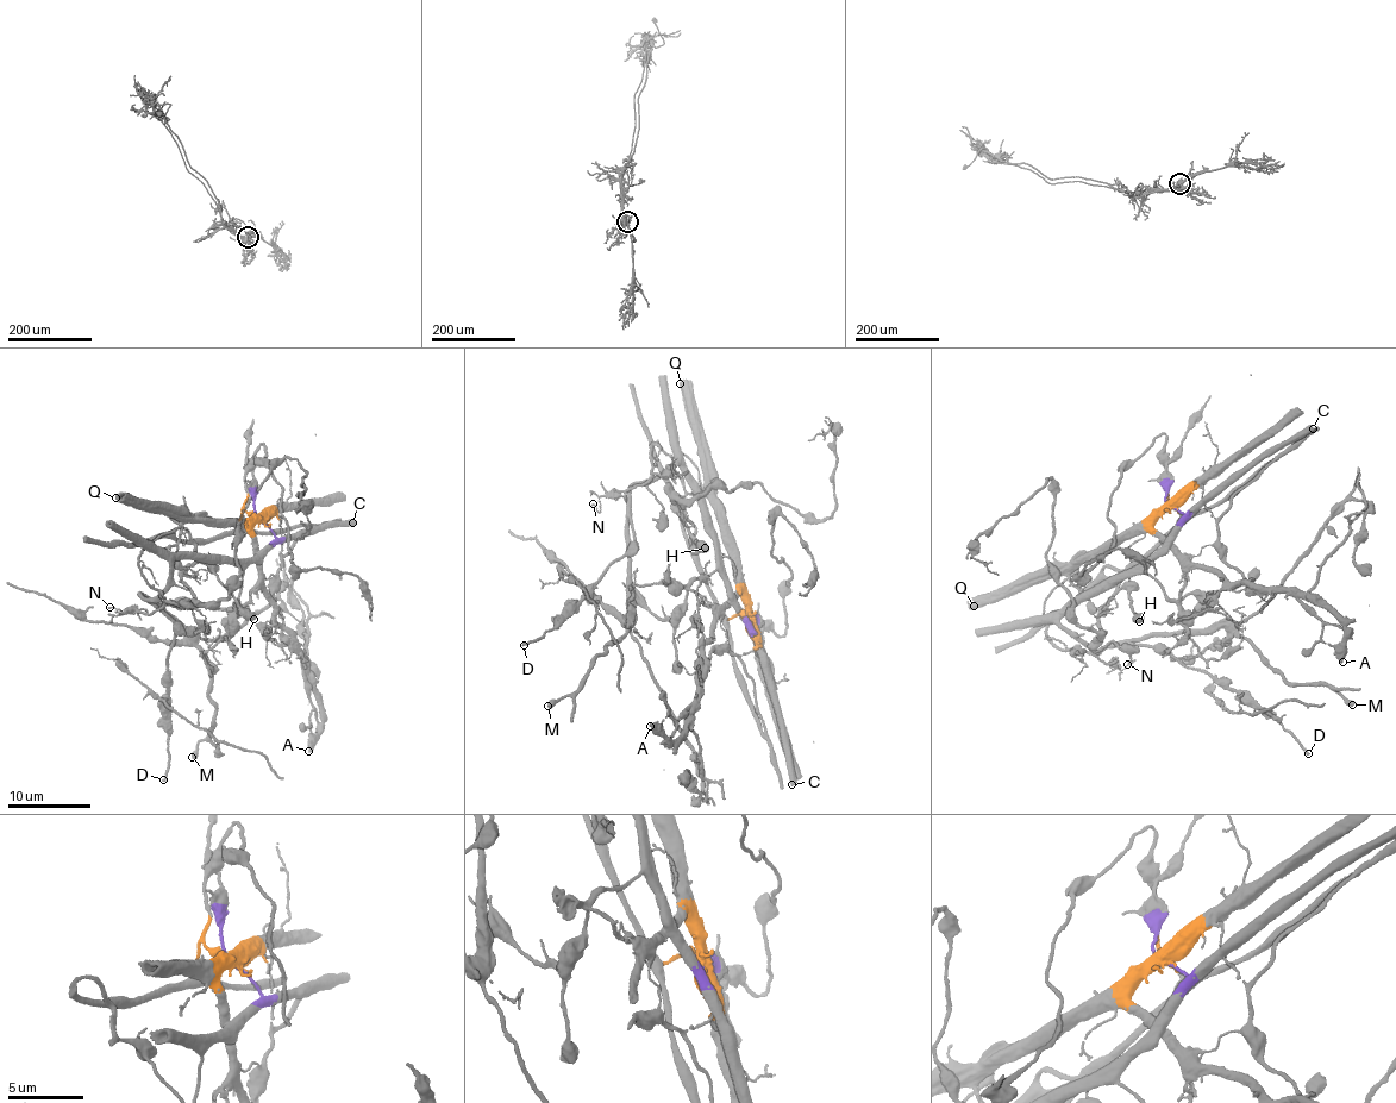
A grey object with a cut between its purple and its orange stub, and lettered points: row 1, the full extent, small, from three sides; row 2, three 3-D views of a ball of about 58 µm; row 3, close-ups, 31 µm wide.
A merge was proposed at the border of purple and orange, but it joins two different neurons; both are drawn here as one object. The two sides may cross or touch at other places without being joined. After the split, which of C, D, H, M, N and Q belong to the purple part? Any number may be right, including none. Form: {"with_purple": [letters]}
{"with_purple": ["C", "D", "M"]}

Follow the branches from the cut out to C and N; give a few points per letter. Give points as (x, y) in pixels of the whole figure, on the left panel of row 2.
C: (260, 519), (277, 538), (287, 540), (352, 522)
N: (260, 519), (201, 514), (182, 524), (180, 540), (146, 545), (138, 562), (162, 606), (120, 615), (108, 608)

